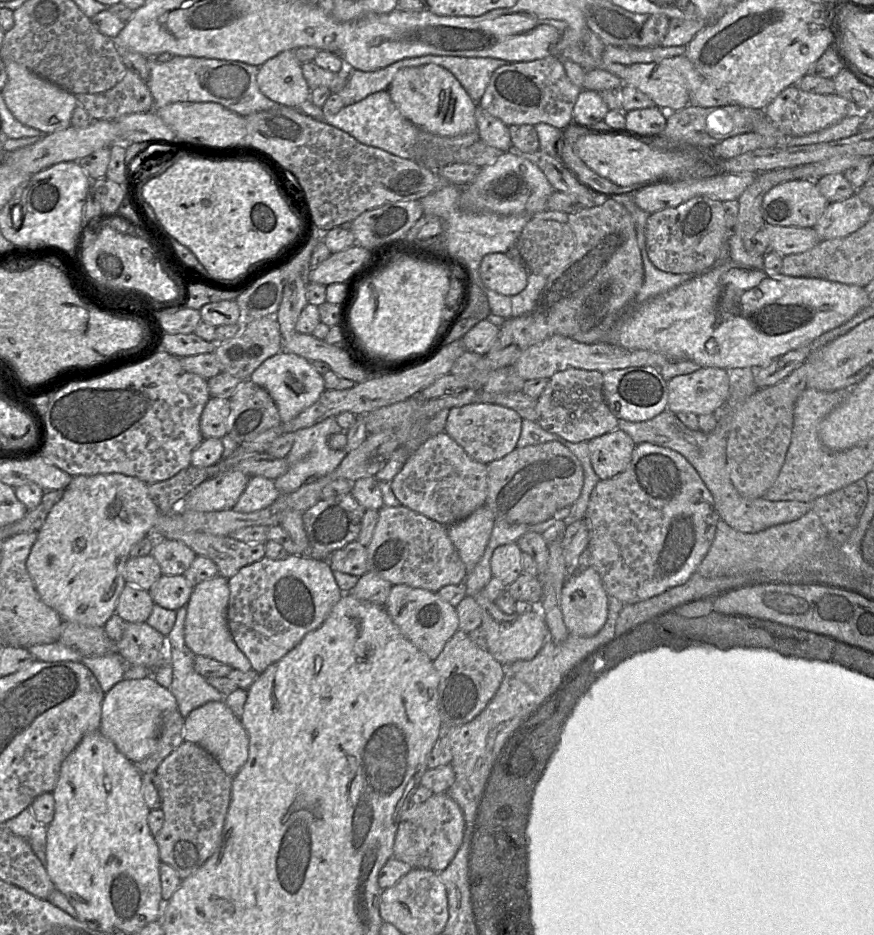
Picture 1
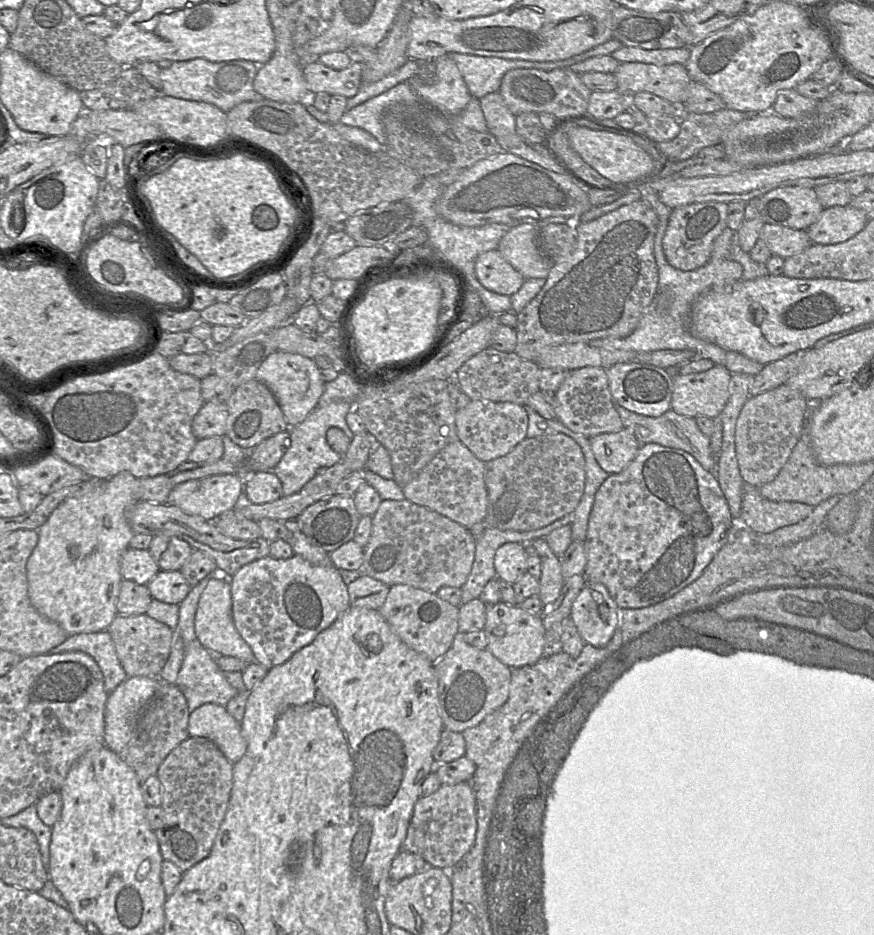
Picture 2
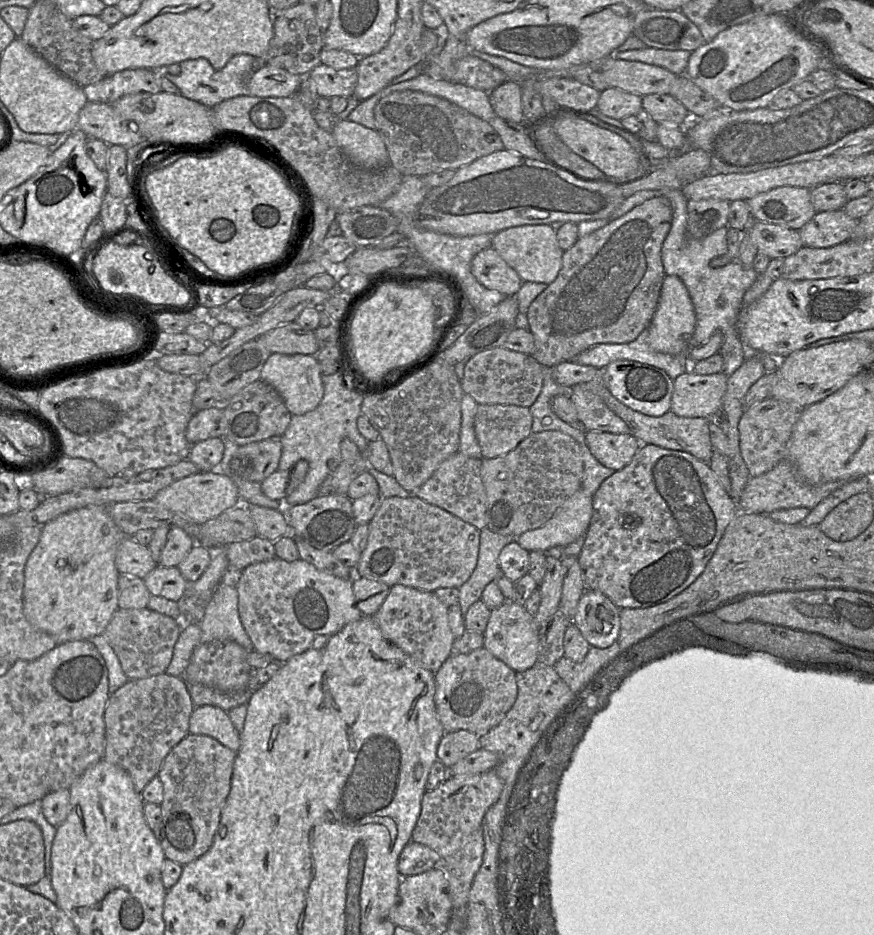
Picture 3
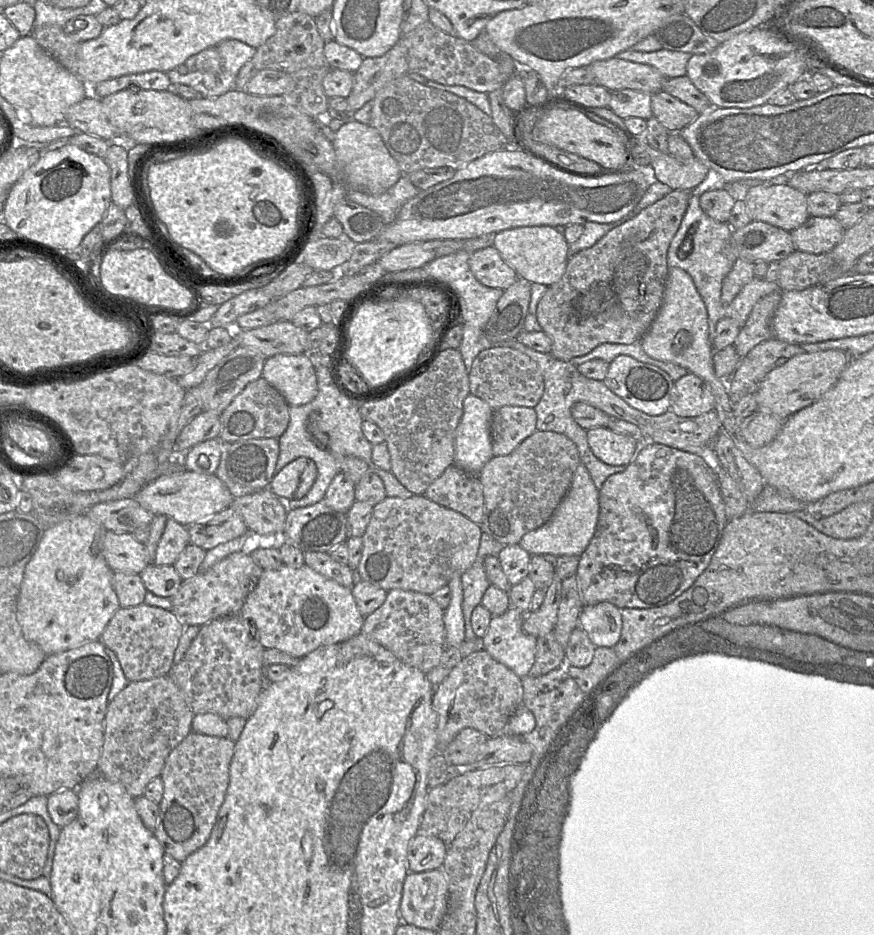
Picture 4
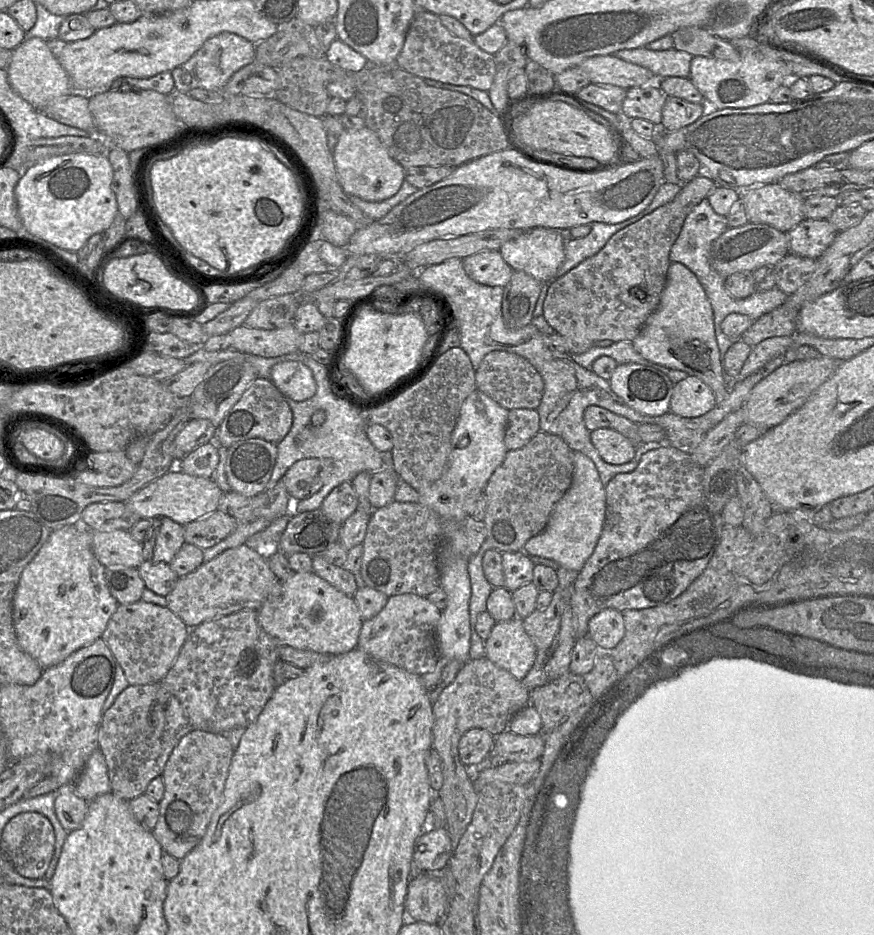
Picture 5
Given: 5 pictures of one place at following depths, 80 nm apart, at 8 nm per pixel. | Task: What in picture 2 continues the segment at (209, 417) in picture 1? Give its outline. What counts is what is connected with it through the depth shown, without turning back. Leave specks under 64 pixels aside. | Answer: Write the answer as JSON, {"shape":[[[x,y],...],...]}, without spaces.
{"shape":[[[205,402],[192,421],[192,431],[197,439],[222,437],[227,432],[228,410],[226,403]]]}

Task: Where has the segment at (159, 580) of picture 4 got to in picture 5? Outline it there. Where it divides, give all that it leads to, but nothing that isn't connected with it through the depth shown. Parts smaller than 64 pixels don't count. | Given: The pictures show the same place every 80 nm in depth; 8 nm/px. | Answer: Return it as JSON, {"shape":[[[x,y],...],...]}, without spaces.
{"shape":[[[144,560],[137,569],[145,588],[160,596],[167,596],[179,580],[170,565],[165,562],[153,563]]]}

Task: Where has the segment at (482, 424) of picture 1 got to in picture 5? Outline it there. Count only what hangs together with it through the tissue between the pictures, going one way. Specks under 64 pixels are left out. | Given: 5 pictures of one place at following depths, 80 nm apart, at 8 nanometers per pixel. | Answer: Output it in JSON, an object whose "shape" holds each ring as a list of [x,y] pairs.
{"shape":[[[536,409],[508,410],[504,436],[506,449],[512,451],[521,448],[539,431],[539,415]]]}

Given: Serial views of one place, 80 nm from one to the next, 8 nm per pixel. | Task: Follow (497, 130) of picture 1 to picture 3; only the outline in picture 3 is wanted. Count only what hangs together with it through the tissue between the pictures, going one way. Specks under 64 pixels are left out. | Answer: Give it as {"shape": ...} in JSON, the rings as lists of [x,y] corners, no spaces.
{"shape":[[[507,81],[488,95],[493,111],[498,117],[517,124],[524,124],[520,82]]]}

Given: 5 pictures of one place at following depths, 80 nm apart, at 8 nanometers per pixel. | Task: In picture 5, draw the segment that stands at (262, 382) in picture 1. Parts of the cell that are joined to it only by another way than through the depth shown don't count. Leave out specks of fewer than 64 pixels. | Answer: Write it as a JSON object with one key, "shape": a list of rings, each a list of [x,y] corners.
{"shape":[[[298,360],[277,363],[272,367],[269,379],[285,398],[297,402],[310,399],[317,391],[312,371]]]}

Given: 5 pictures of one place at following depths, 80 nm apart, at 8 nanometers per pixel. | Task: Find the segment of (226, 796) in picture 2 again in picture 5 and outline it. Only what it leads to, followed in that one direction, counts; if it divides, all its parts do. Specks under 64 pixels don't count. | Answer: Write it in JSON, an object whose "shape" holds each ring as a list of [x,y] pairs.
{"shape":[[[193,729],[183,736],[175,746],[161,775],[164,780],[165,791],[159,802],[158,820],[152,830],[163,849],[163,853],[168,853],[181,861],[200,843],[221,802],[232,756],[233,748],[225,733]]]}

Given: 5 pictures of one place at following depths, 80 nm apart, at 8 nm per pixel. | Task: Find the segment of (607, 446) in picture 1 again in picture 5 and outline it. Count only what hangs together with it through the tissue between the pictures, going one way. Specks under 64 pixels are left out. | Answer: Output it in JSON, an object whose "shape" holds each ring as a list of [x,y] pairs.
{"shape":[[[612,428],[591,431],[590,439],[600,457],[609,464],[625,464],[638,457],[638,448]]]}

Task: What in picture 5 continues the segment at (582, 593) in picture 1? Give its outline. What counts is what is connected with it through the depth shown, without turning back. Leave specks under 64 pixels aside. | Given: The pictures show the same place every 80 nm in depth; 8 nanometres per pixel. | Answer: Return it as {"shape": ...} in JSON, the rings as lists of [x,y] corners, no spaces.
{"shape":[[[606,608],[590,618],[588,636],[600,649],[615,647],[624,635],[622,613],[614,608]]]}

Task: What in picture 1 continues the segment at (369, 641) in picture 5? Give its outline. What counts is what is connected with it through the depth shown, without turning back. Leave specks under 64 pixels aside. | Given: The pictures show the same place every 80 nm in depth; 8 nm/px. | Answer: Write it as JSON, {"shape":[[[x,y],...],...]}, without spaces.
{"shape":[[[402,584],[393,585],[384,606],[402,635],[432,661],[460,629],[456,607],[440,597],[437,592]]]}

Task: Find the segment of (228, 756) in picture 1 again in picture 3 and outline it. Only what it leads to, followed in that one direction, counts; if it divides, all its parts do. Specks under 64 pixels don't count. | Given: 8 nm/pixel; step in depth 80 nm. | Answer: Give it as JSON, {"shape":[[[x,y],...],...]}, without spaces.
{"shape":[[[212,705],[194,708],[189,719],[189,733],[208,735],[236,753],[241,745],[240,733],[228,713]]]}

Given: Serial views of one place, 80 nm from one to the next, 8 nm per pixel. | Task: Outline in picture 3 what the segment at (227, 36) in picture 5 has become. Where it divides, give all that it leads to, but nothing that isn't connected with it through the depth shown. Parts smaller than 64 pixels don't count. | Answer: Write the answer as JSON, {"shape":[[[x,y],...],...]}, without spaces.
{"shape":[[[239,54],[232,57],[220,70],[216,70],[206,59],[198,58],[180,62],[181,72],[177,76],[166,73],[166,78],[179,89],[183,97],[196,101],[208,108],[213,108],[219,103],[237,97],[250,96],[248,79],[254,72],[255,57],[249,54]]]}

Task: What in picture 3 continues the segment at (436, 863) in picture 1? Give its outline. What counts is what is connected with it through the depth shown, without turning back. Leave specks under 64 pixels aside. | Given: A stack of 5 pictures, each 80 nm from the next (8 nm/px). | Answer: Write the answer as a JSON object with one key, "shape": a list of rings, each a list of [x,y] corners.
{"shape":[[[494,770],[480,774],[452,775],[422,797],[421,810],[411,841],[434,850],[441,859],[454,854],[482,825],[484,814],[499,799],[503,782]]]}

